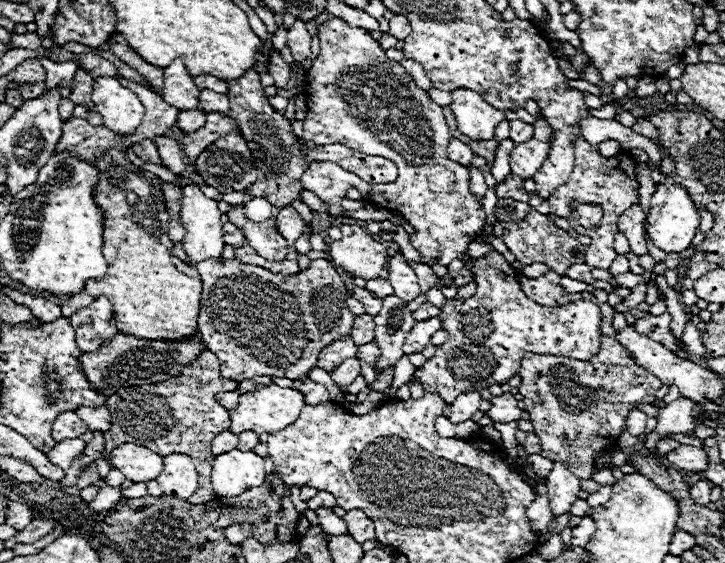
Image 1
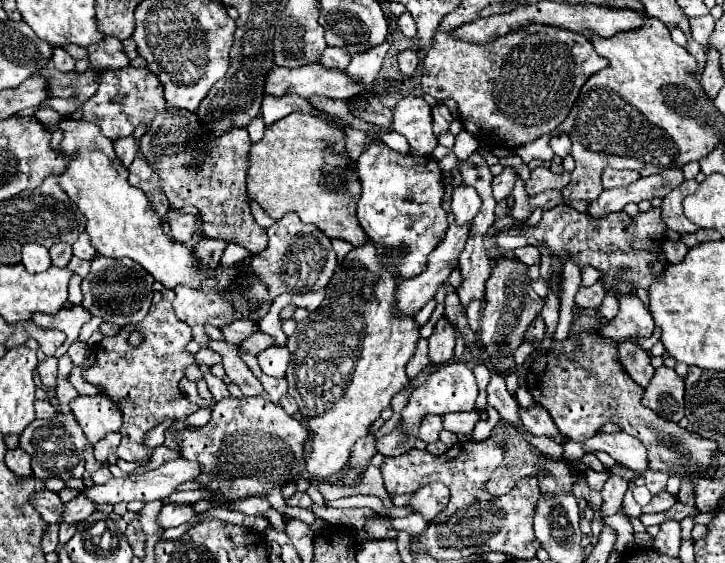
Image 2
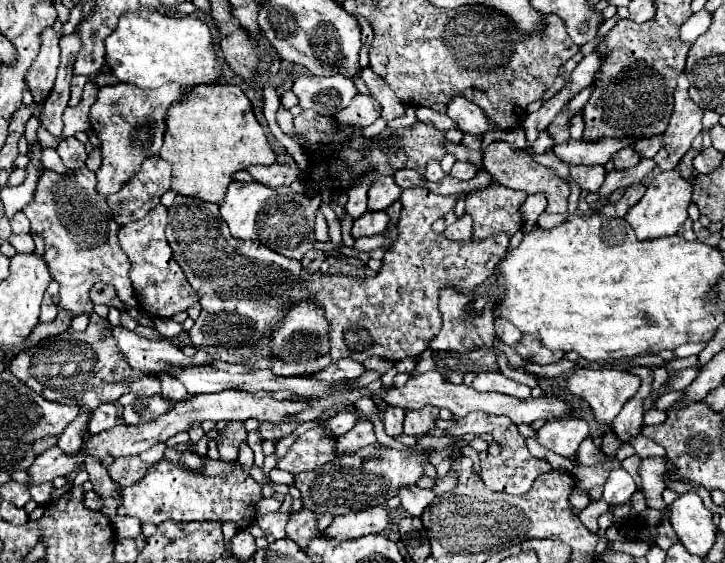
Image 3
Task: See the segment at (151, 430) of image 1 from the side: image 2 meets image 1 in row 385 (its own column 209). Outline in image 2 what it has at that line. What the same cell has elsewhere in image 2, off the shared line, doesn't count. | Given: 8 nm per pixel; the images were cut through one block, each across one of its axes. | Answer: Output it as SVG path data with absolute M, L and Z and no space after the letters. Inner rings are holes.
M168 108L164 114L158 114L156 120L148 126L146 134L140 140L140 150L146 162L158 172L160 188L168 196L172 208L196 206L206 224L206 236L224 240L228 244L240 244L246 250L262 252L268 244L266 230L256 224L252 218L248 200L246 200L246 154L250 150L250 136L246 128L232 128L222 134L218 142L212 142L204 152L194 150L188 142L200 140L206 132L202 130L194 112ZM198 162L202 168L198 174L186 170L188 164Z

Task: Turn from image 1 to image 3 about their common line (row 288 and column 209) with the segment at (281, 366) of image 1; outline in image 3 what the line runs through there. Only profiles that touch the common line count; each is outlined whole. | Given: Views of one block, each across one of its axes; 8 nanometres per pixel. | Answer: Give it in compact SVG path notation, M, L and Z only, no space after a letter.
M410 188L402 192L402 214L398 222L398 238L394 244L386 250L386 256L382 260L382 270L376 274L376 278L348 278L348 276L334 276L334 274L320 274L320 272L308 272L302 268L300 260L284 258L282 254L276 254L274 250L266 248L260 242L252 240L238 240L230 236L230 230L220 216L218 204L210 204L198 198L188 196L176 196L174 204L168 208L168 226L166 226L166 238L174 252L174 260L182 266L188 282L200 296L202 312L196 318L192 330L188 332L194 346L248 346L258 340L264 340L270 336L272 330L278 330L282 320L286 318L286 312L292 308L292 304L302 300L320 302L324 308L326 320L330 324L330 352L310 360L306 364L294 366L286 364L280 358L274 358L272 372L276 374L302 374L308 370L320 370L326 364L334 362L334 350L340 350L341 358L351 358L363 363L368 357L379 356L391 361L400 361L404 358L416 358L420 356L432 338L440 332L442 318L438 310L438 292L440 286L450 284L462 292L472 294L474 288L478 288L496 268L496 264L502 260L502 256L508 250L510 236L492 236L488 240L470 240L468 244L456 244L448 240L442 234L436 234L432 230L432 222L446 216L450 210L454 210L456 200L460 194L454 196L438 196L428 192L426 188Z

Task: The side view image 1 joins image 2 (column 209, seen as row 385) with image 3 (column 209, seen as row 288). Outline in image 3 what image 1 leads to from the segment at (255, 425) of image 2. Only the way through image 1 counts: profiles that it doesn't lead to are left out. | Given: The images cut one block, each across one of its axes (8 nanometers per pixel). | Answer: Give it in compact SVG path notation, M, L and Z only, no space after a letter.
M160 460L148 470L148 474L122 490L122 506L126 516L134 516L140 522L160 524L168 518L178 522L234 522L238 530L244 530L256 520L258 502L262 500L262 484L256 482L250 472L236 466L228 474L202 476L186 472L166 460Z

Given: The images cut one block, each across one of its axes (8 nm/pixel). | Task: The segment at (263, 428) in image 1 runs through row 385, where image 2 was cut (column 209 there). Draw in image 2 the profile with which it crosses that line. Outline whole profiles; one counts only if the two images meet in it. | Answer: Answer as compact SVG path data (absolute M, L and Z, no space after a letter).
M60 120L56 126L48 128L62 132L58 150L68 164L64 172L58 174L58 184L84 214L86 232L90 234L92 246L98 254L108 258L132 258L166 288L174 288L178 284L200 288L202 280L214 274L214 270L204 274L196 272L198 260L192 258L192 250L178 242L170 242L162 234L162 220L148 208L148 198L144 192L128 182L128 170L120 160L116 160L112 142L100 134L96 124L82 120Z

